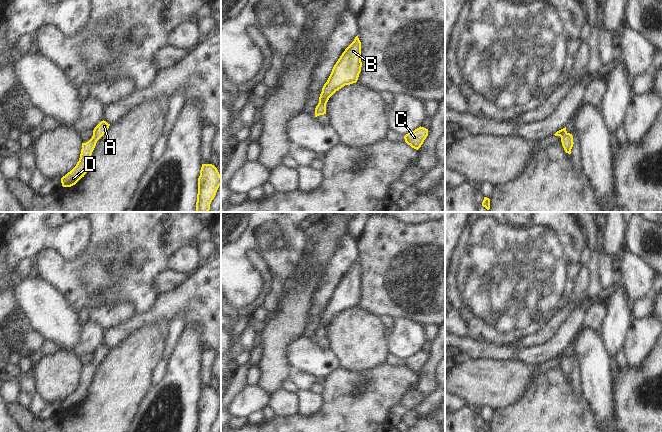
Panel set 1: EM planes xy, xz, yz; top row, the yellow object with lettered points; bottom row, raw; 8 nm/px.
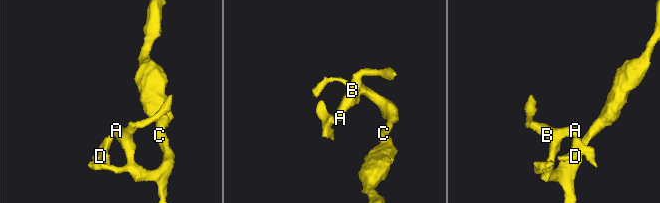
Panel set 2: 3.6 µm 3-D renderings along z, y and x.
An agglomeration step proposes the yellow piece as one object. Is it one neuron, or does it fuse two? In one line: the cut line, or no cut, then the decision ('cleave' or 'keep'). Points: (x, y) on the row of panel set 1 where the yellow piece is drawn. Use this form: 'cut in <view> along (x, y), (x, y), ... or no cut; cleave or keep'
no cut; keep

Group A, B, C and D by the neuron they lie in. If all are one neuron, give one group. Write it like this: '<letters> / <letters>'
A B C D

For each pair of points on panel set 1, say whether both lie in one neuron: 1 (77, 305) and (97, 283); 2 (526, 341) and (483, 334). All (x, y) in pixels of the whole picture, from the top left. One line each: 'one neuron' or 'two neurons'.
1: one neuron
2: two neurons

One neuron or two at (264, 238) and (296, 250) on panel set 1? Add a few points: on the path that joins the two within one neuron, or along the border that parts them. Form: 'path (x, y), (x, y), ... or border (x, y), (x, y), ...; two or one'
path (272, 239), (279, 241), (283, 245), (288, 245); one

